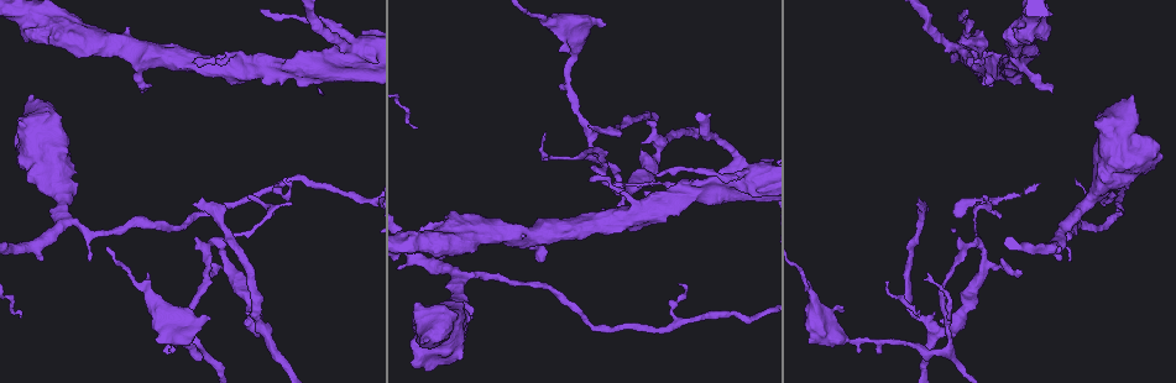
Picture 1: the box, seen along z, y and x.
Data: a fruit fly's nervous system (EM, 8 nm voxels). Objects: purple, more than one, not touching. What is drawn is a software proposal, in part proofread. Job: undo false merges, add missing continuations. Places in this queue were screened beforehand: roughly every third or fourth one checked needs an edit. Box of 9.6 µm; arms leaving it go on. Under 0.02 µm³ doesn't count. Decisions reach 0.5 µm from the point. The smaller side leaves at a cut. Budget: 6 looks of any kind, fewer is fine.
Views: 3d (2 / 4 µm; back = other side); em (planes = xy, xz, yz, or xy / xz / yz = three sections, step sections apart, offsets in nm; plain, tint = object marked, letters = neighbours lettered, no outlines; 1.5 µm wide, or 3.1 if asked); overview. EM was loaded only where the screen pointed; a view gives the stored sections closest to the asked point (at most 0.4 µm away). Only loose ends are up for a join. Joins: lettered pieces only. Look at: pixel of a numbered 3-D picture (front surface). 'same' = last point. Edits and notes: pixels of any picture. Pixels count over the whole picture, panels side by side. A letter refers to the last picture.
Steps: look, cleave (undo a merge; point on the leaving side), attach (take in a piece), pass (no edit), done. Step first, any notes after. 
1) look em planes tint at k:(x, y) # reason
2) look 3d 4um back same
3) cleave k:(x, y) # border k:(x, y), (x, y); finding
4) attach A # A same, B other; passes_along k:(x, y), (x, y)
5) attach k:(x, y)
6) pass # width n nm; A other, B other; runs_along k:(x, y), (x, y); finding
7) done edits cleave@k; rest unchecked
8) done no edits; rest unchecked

look em planes letters at 1:(221, 245) # calibre changes

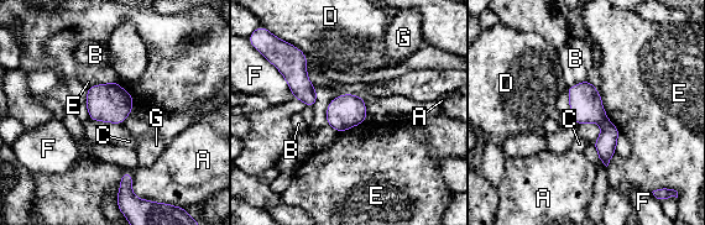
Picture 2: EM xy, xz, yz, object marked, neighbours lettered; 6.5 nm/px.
cleave 2:(605, 145) # longest_contact E 400 nm; A other, B other, C other, D other, E other, F other, G other; border 2:(606, 118), (600, 124); two neurons meet here

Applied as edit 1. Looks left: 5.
look 3d 2um at 1:(977, 201) # an open end

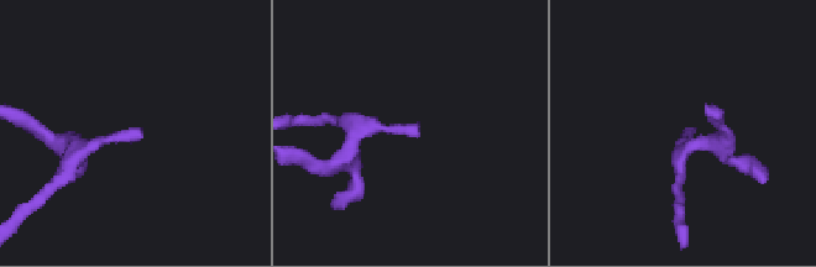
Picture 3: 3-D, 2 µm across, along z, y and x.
look em yz step 4 letters at 3:(139, 128) # now the EM

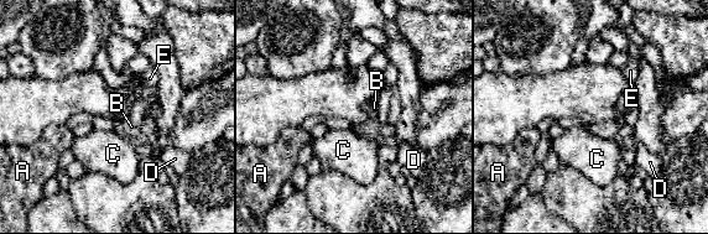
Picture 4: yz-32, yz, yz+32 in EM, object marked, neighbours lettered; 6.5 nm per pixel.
look em xy step 8 letters same # cut it another way

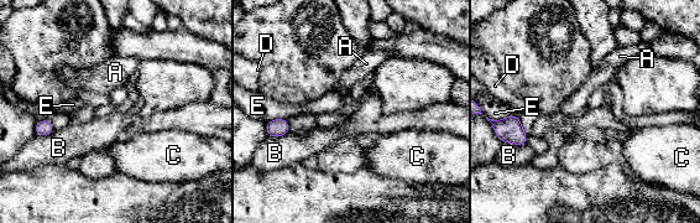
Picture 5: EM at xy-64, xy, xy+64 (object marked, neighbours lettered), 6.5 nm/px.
pass # A other, B other, C other, D other, E other; border 5:(290, 130), (282, 135), (271, 136); none of them fits

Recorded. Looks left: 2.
done edits cleave@2; rest unchecked

